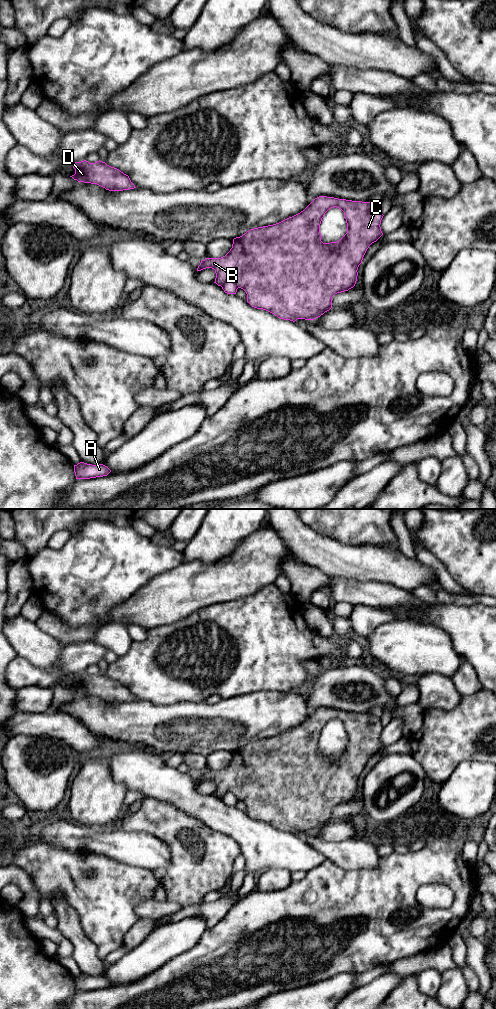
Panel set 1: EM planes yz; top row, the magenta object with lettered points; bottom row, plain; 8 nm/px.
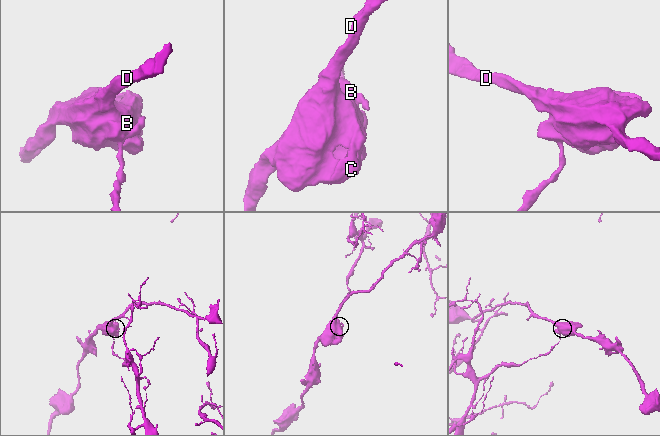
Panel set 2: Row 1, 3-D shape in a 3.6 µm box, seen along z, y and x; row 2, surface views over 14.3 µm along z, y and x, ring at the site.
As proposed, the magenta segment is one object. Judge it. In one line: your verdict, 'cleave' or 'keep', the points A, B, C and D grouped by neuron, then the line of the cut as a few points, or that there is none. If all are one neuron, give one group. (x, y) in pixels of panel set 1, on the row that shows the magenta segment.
cleave | A / B C D | yz (221, 285), (225, 281), (231, 280), (238, 287)

